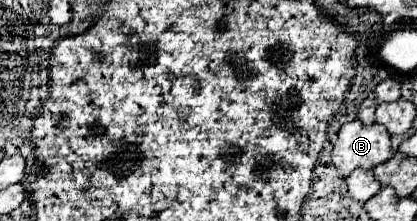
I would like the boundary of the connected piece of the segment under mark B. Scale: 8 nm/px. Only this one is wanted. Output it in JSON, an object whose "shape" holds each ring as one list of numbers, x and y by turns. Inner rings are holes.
{"shape":[[360,119,344,123,332,151,332,163,348,177,354,169,374,169,376,165,392,159,390,133,384,125,364,125]]}

